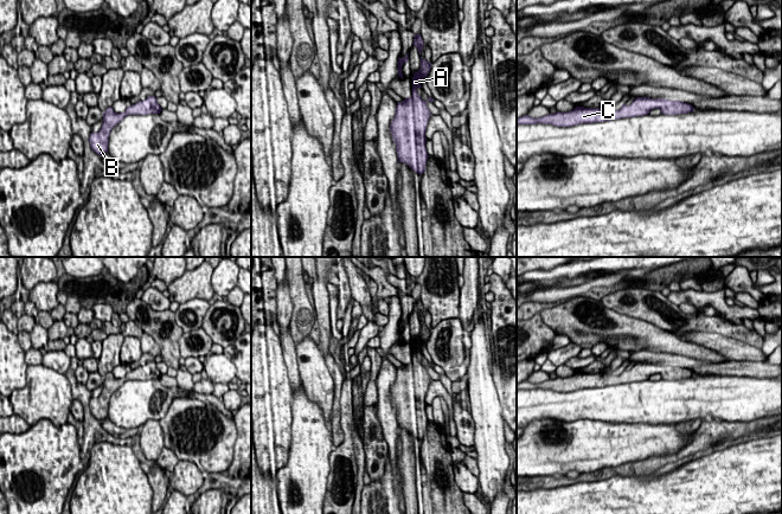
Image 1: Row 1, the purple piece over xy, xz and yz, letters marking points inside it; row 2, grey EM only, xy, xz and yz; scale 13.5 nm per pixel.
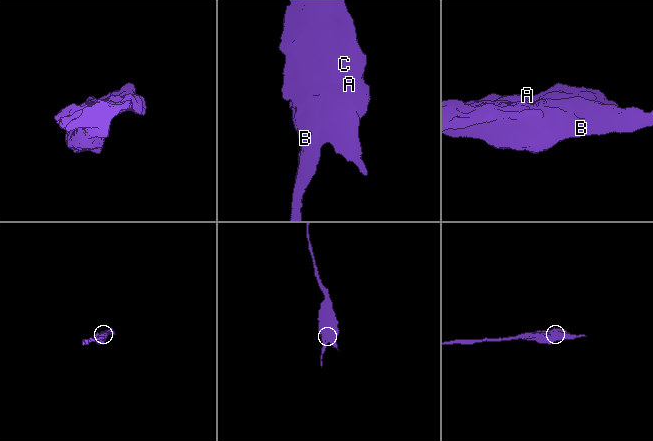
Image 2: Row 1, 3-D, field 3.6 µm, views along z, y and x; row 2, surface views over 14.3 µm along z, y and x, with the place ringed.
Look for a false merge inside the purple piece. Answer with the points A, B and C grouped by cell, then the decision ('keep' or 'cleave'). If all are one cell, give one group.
A B C | keep

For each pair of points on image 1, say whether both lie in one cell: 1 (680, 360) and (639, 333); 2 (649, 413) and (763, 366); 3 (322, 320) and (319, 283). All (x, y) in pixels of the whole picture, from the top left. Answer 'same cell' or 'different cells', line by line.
1: different cells
2: different cells
3: same cell

